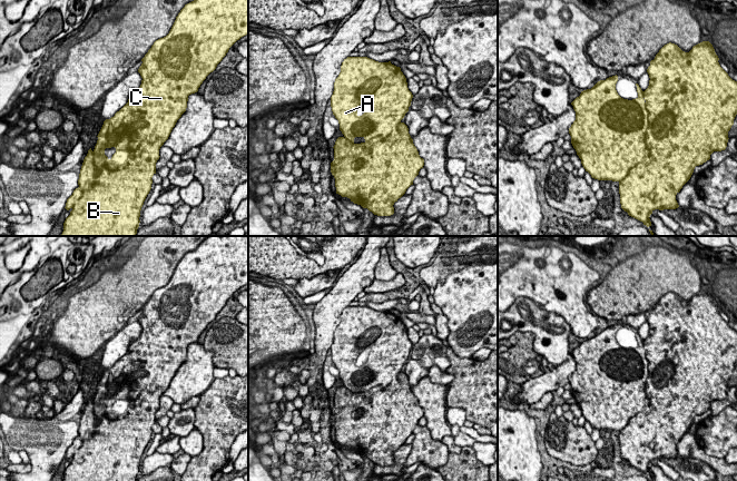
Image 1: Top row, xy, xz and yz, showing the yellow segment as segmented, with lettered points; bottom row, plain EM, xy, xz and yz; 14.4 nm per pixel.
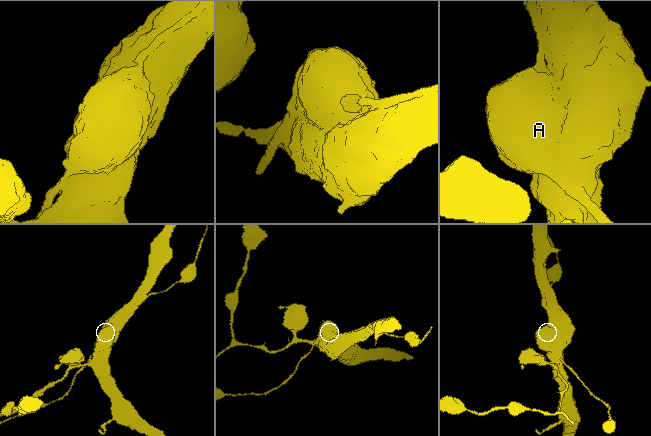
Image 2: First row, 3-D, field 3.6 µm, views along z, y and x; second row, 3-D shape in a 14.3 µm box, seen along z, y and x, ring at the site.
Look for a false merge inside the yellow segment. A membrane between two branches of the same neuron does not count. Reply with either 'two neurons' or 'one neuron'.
two neurons

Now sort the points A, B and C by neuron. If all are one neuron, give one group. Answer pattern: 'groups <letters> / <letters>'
groups A / B C

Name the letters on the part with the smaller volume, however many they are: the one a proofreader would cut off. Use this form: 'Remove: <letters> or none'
Remove: A

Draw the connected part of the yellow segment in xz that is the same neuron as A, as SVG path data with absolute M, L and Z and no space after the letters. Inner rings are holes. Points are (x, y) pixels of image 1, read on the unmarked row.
M347 306L335 328L331 356L350 391L354 392L355 386L392 389L391 382L409 361L412 347L400 316L391 311ZM364 350L368 351L367 360L358 365L357 357Z

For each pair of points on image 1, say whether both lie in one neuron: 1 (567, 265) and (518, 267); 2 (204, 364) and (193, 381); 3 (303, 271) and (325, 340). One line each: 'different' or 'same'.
1: same
2: same
3: different

